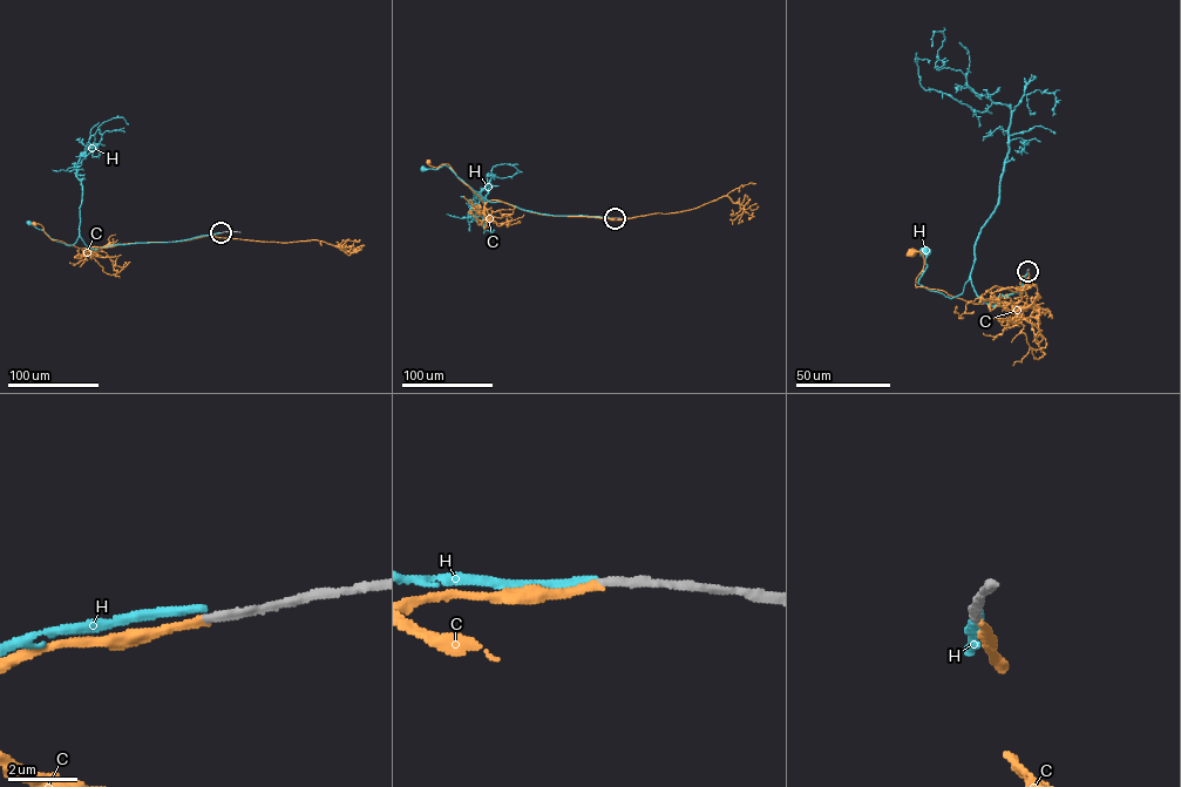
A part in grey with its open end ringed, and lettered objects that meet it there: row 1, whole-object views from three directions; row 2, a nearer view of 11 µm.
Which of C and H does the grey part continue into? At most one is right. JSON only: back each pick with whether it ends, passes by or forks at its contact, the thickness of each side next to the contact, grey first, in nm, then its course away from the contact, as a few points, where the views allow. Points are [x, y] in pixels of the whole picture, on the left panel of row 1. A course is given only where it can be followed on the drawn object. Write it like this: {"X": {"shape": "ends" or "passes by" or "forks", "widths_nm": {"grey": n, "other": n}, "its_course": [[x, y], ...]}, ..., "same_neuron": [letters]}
{"C": {"shape": "ends", "widths_nm": {"grey": 240, "other": 240}, "its_course": [[221, 232], [183, 241], [80, 249], [52, 239], [40, 224], [34, 224]]}, "same_neuron": ["C"]}

